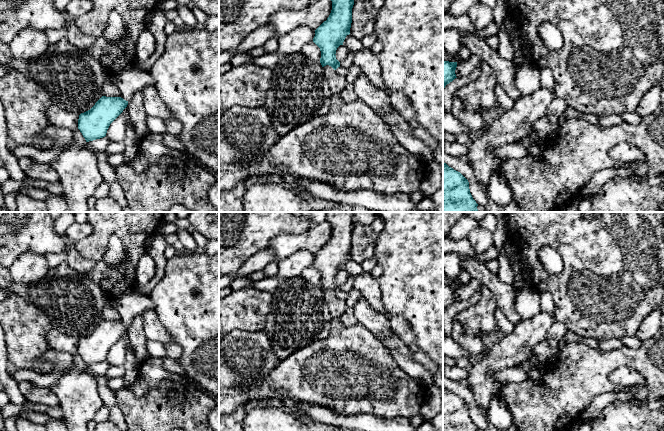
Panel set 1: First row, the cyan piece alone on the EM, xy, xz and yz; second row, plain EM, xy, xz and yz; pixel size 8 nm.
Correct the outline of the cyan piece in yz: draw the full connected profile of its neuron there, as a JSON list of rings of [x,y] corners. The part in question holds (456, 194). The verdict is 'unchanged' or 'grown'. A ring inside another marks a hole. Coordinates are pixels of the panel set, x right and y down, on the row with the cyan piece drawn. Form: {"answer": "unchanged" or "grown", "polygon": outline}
{"answer": "unchanged", "polygon": [[[443,162],[443,212],[479,212],[468,180]]]}

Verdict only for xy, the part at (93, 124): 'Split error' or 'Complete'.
Split error

